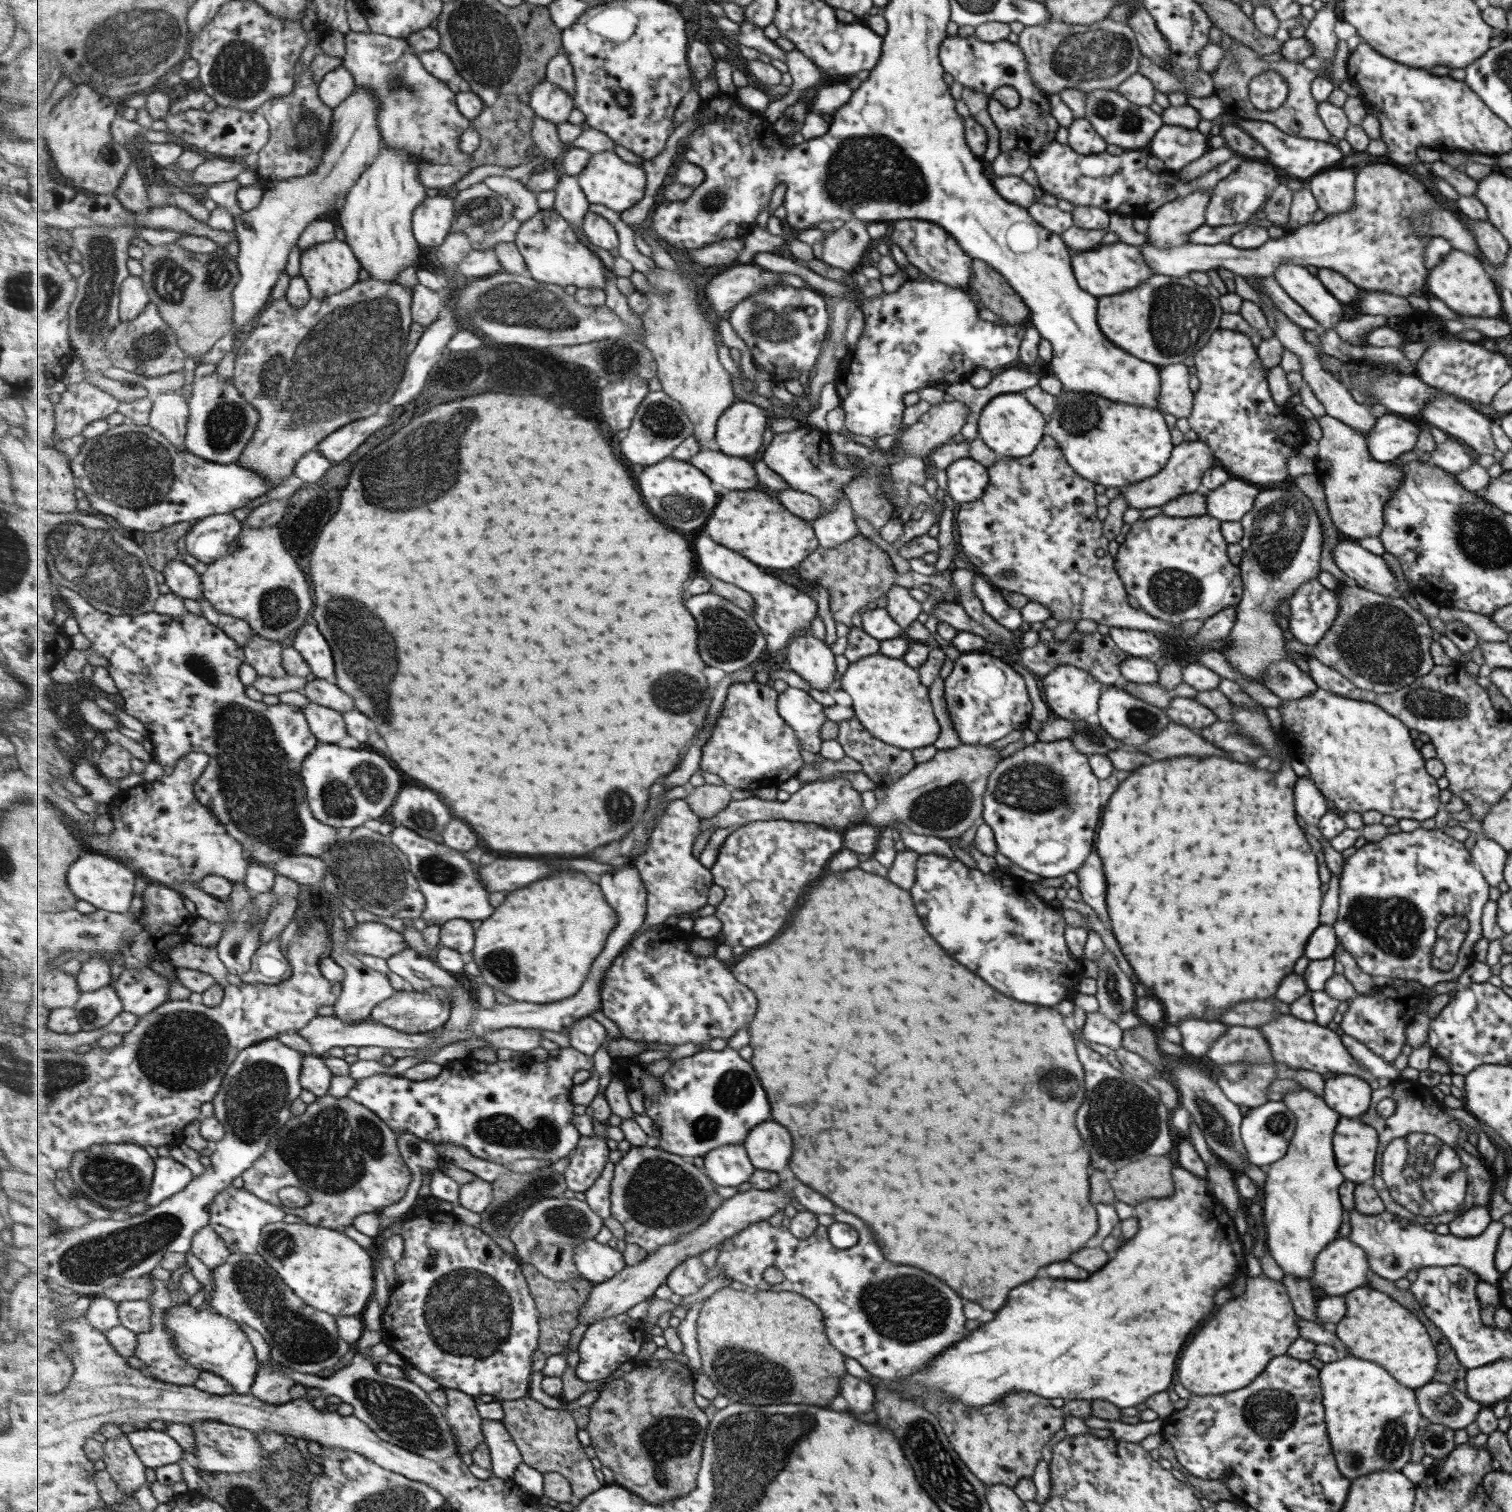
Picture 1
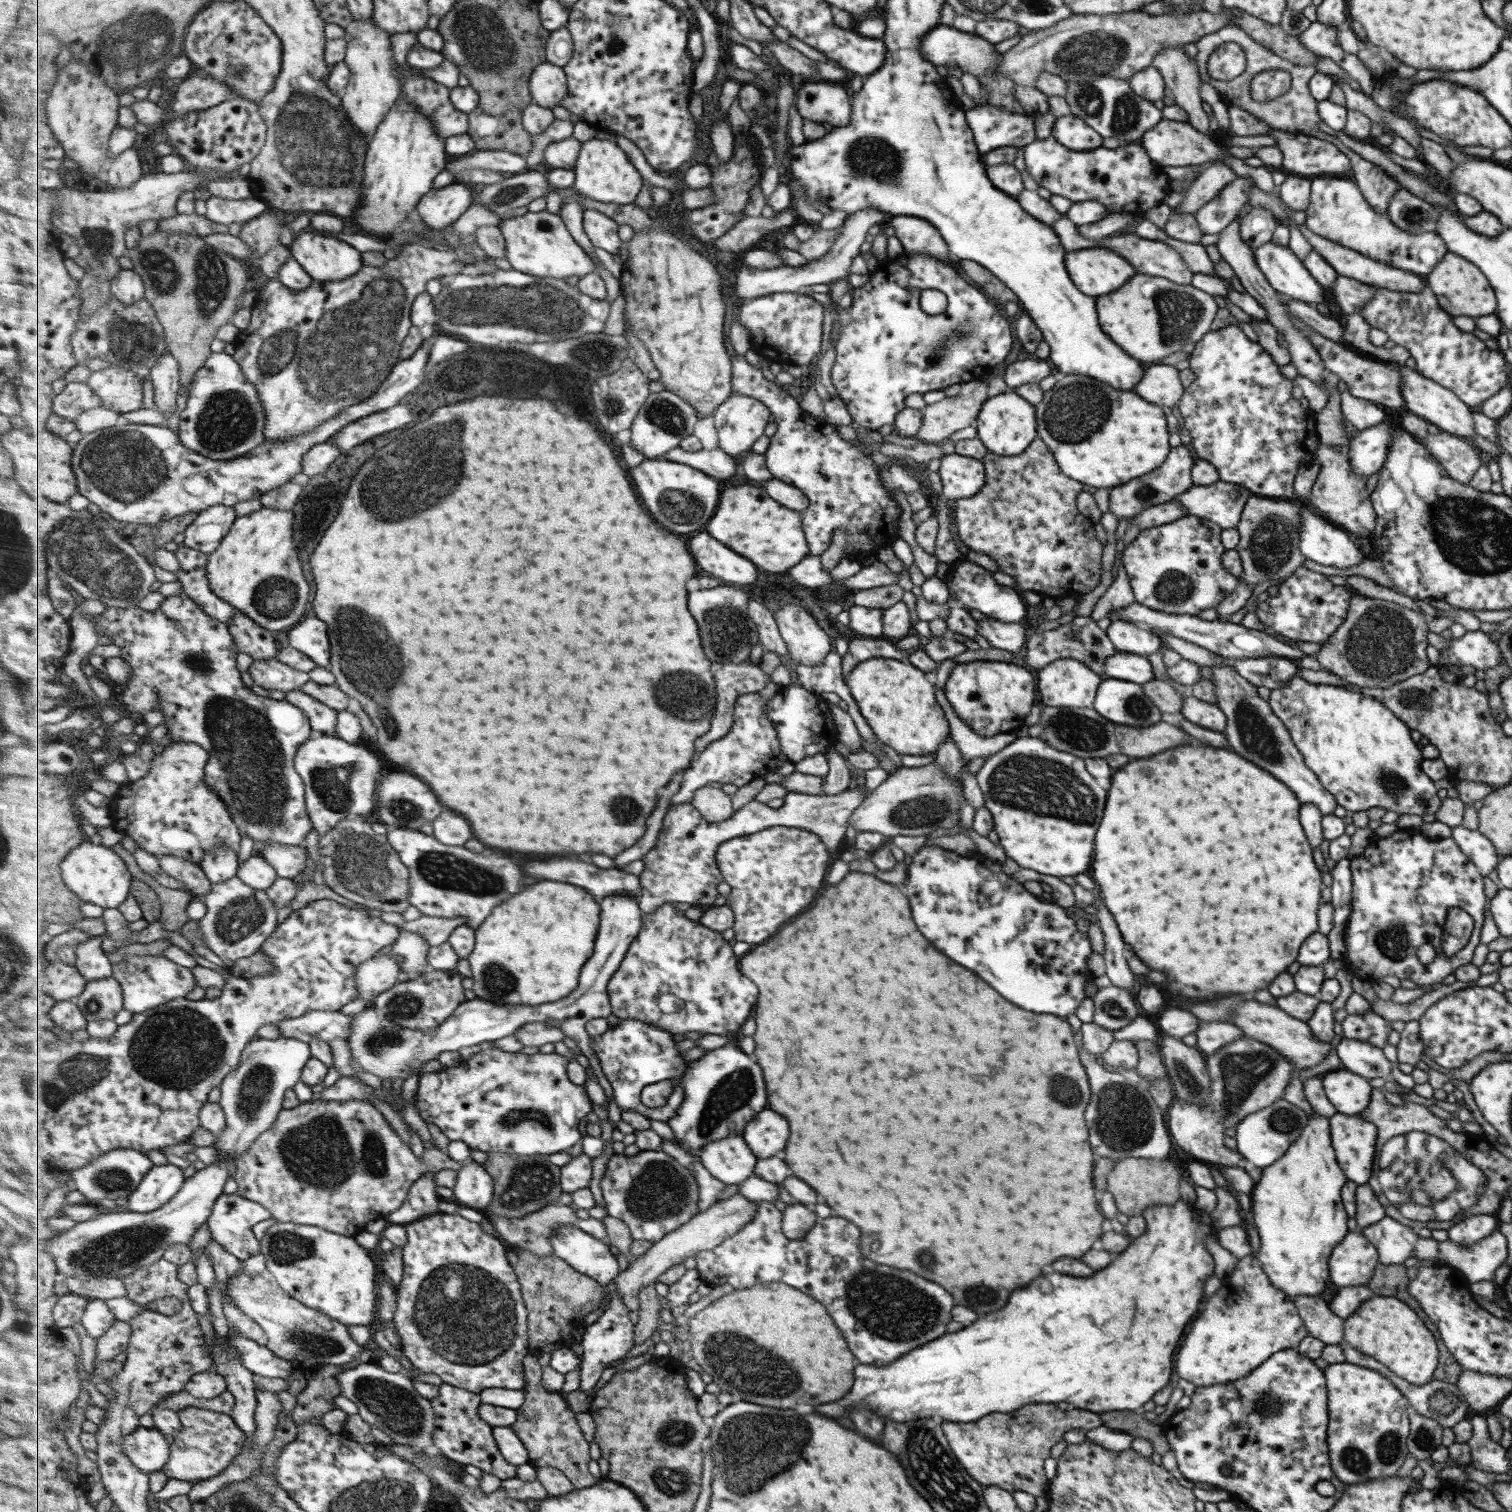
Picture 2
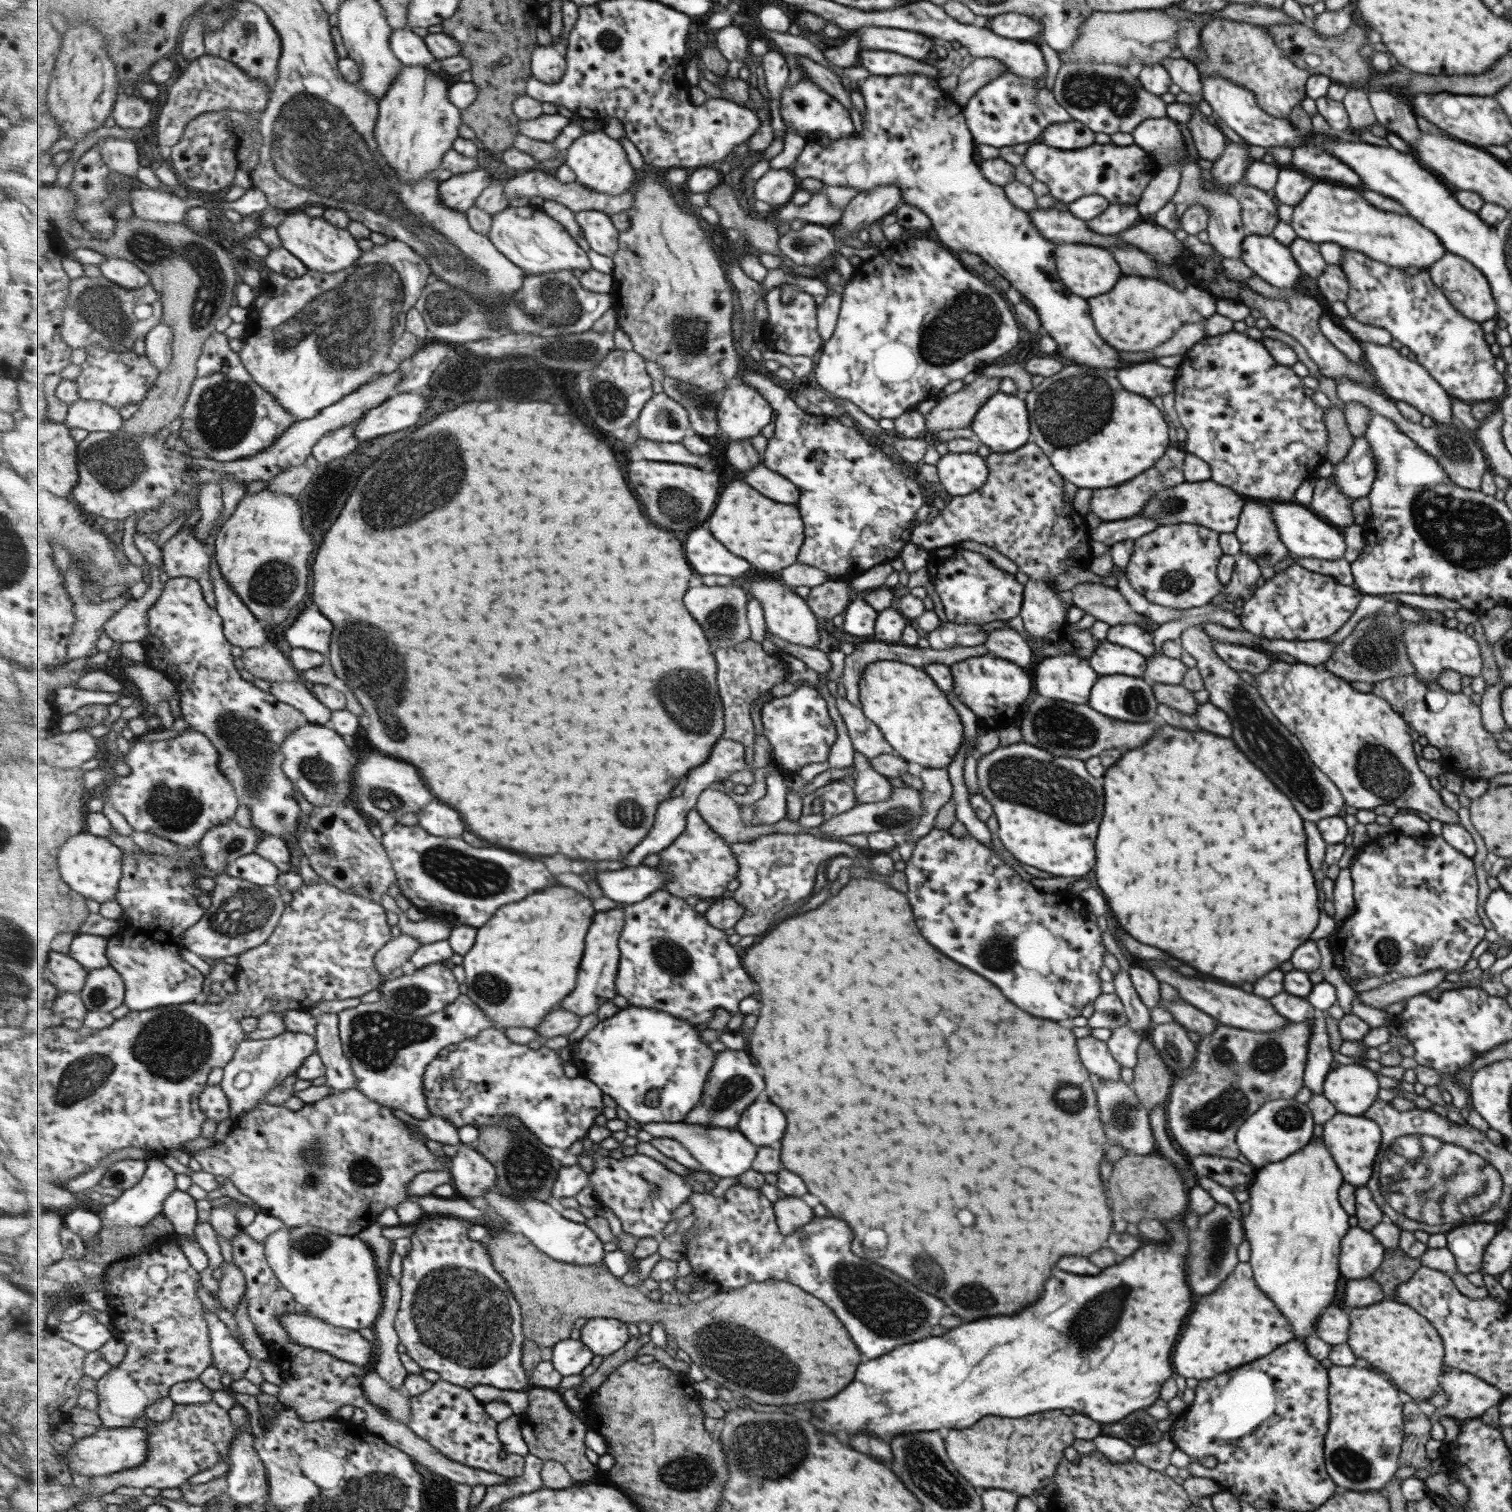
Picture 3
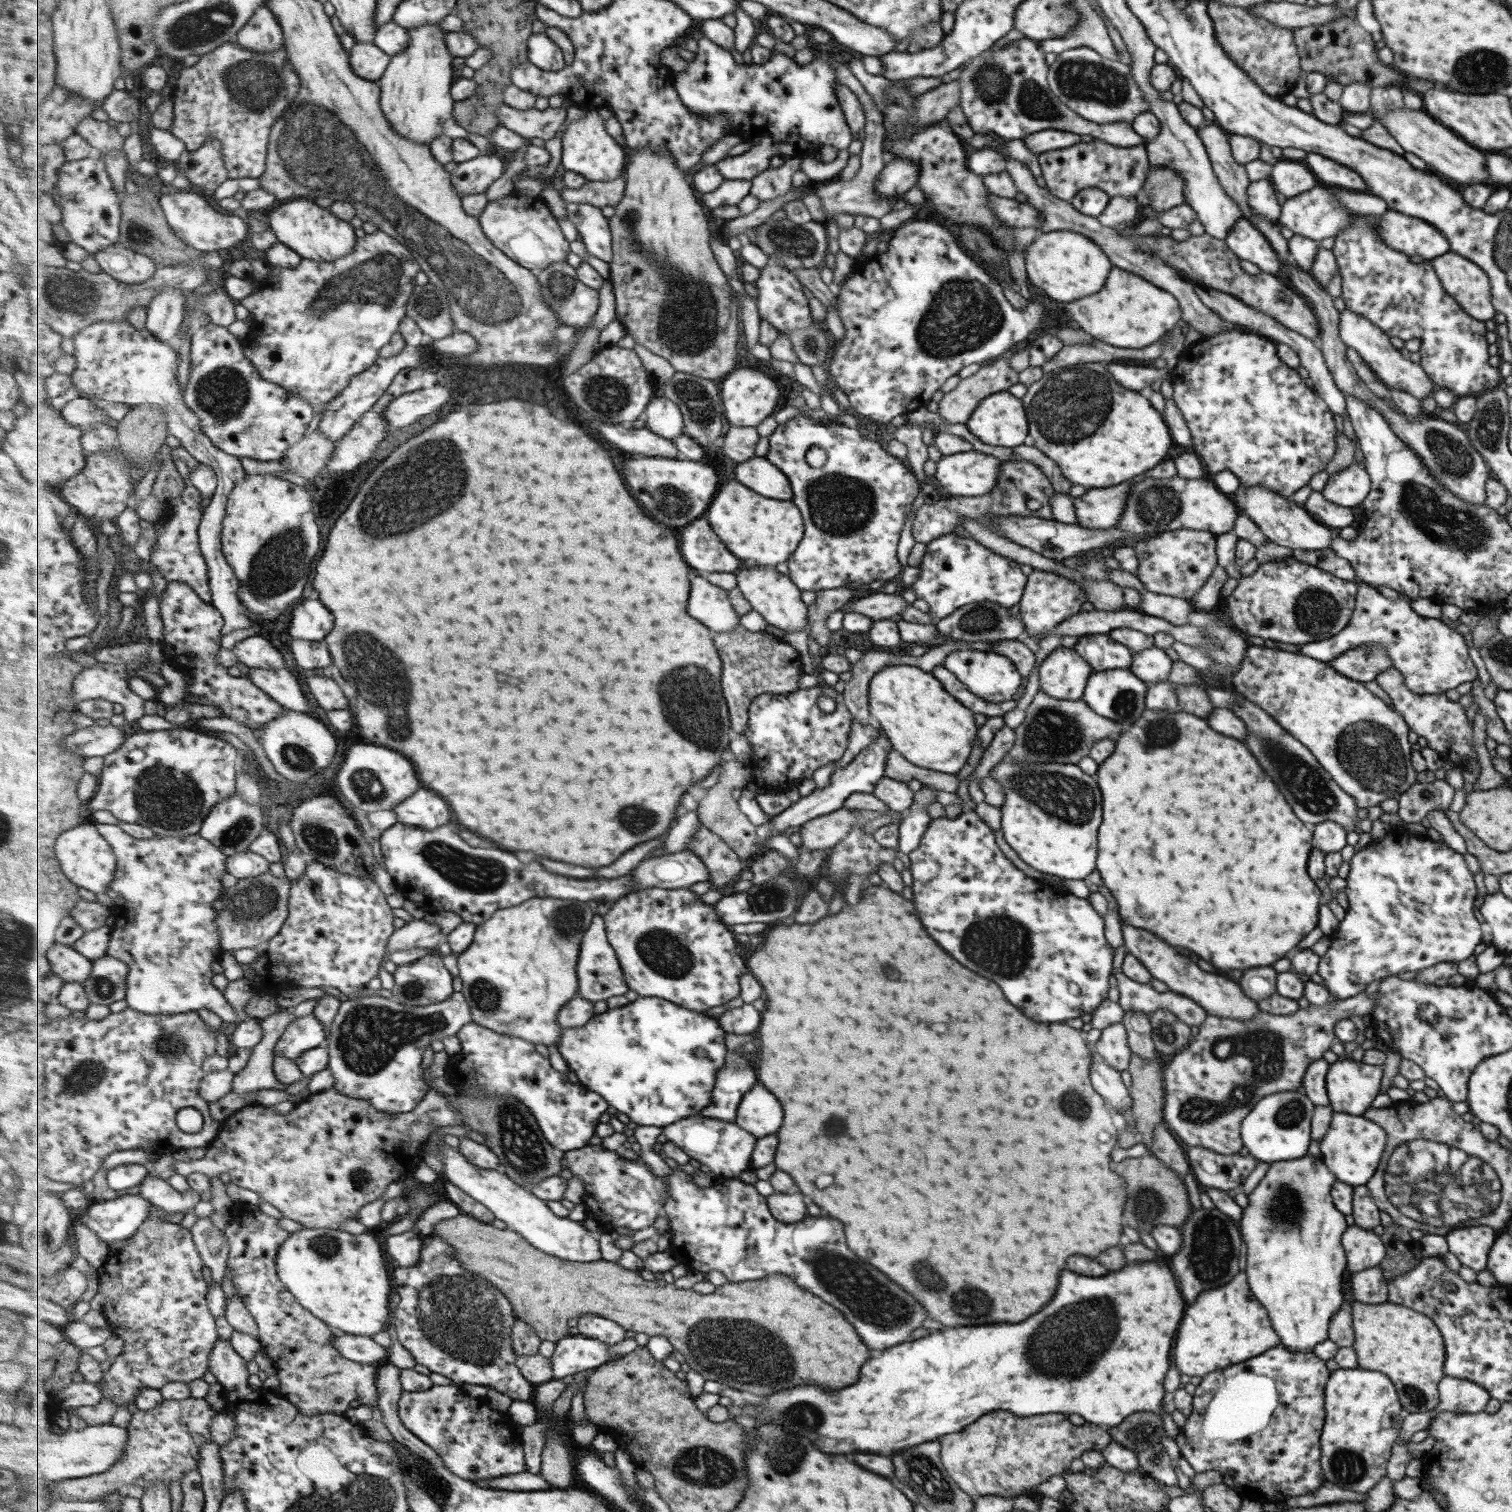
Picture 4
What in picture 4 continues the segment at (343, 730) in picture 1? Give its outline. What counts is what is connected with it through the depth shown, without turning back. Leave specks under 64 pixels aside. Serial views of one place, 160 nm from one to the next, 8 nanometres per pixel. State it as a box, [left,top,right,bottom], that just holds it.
[248,668,311,712]

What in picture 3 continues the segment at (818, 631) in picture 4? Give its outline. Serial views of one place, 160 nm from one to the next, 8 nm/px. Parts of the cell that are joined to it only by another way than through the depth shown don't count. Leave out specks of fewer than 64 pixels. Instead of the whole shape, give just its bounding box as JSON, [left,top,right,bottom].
[807,580,850,620]

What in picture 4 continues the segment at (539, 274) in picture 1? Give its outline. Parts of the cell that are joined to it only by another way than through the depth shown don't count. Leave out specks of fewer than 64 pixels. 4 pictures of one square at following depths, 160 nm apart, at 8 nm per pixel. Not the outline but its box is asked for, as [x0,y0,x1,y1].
[478,190,571,271]

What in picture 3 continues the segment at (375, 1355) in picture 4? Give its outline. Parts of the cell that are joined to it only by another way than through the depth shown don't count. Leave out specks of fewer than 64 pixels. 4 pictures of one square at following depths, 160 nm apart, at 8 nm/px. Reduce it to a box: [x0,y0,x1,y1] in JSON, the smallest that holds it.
[280,1314,371,1366]

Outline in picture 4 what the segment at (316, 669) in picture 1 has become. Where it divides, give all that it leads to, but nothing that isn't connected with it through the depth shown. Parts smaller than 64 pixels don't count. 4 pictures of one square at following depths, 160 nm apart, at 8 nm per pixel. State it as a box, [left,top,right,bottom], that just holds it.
[289,598,335,642]

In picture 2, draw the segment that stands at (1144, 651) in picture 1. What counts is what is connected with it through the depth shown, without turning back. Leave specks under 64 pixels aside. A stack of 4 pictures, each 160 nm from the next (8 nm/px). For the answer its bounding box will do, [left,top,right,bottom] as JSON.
[1104,620,1164,657]

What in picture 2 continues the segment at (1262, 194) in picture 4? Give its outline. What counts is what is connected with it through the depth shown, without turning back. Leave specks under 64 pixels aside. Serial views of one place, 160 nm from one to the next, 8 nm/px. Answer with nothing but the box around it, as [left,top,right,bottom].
[1238,207,1279,249]

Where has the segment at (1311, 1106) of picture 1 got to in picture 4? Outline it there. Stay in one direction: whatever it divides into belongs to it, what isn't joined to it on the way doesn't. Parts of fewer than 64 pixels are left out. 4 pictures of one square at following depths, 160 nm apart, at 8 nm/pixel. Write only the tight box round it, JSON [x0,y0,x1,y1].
[1237,1156,1347,1352]

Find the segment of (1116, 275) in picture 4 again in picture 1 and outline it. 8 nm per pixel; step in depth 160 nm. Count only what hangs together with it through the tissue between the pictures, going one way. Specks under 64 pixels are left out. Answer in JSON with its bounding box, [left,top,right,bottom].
[1097,274,1222,368]

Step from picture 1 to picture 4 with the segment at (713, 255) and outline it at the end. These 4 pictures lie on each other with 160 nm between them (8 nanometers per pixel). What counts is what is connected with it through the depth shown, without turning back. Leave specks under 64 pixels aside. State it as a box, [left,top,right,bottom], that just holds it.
[812,59,896,220]

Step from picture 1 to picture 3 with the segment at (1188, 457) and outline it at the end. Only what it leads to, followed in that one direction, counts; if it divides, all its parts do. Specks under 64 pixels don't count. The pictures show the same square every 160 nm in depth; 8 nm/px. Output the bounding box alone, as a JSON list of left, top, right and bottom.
[1089,446,1185,521]

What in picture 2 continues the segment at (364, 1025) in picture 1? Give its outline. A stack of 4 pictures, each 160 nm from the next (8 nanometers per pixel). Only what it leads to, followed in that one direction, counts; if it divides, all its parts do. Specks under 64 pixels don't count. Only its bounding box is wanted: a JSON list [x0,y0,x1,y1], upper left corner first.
[277,1010,354,1044]

